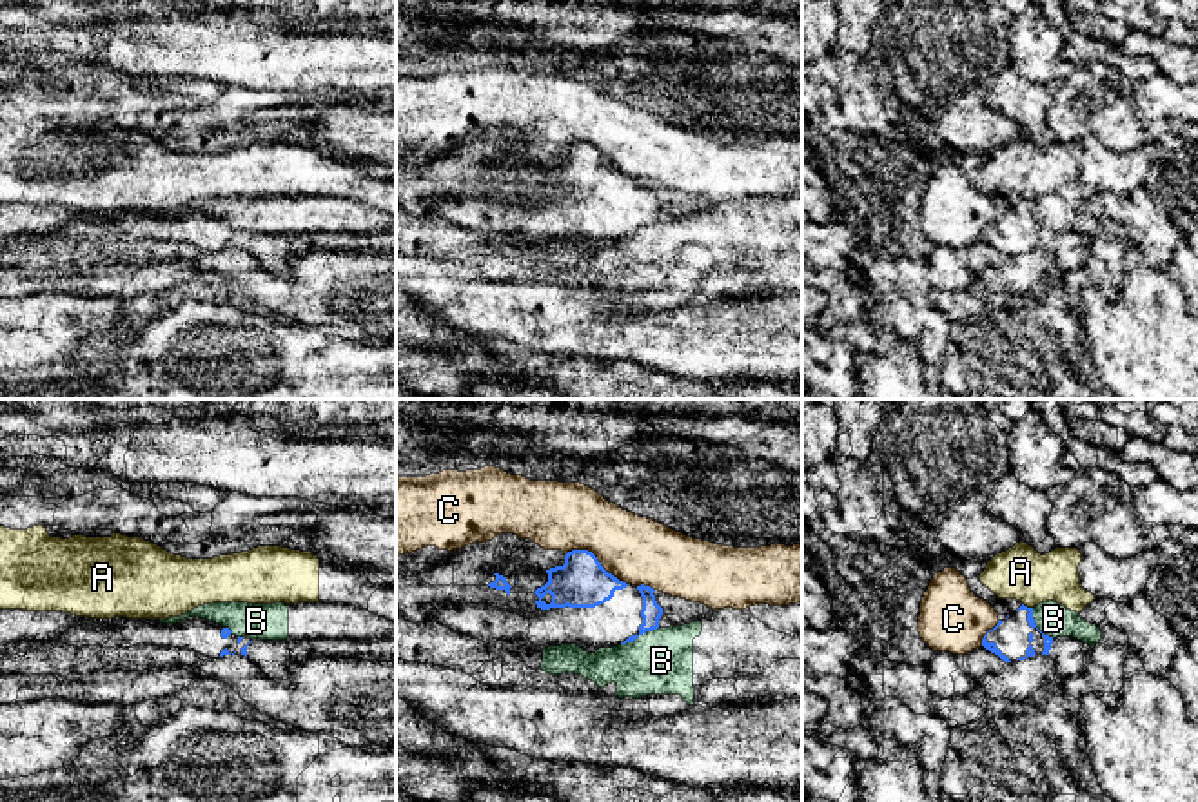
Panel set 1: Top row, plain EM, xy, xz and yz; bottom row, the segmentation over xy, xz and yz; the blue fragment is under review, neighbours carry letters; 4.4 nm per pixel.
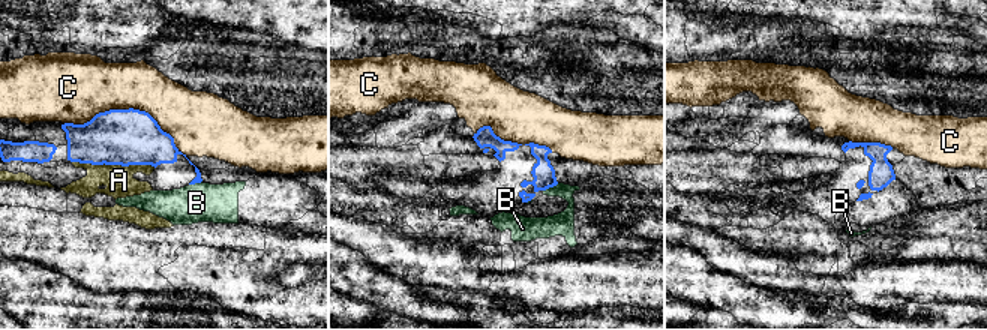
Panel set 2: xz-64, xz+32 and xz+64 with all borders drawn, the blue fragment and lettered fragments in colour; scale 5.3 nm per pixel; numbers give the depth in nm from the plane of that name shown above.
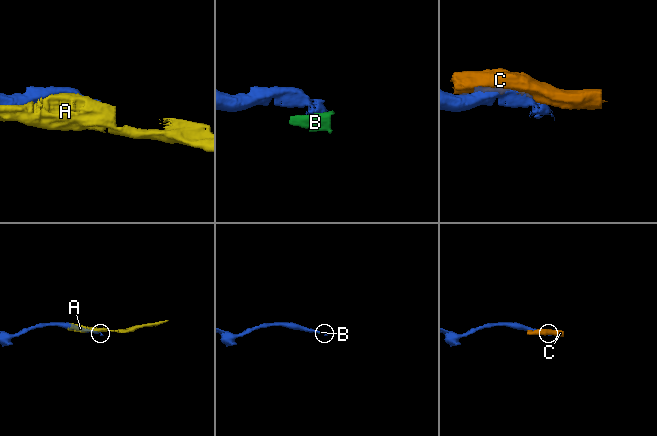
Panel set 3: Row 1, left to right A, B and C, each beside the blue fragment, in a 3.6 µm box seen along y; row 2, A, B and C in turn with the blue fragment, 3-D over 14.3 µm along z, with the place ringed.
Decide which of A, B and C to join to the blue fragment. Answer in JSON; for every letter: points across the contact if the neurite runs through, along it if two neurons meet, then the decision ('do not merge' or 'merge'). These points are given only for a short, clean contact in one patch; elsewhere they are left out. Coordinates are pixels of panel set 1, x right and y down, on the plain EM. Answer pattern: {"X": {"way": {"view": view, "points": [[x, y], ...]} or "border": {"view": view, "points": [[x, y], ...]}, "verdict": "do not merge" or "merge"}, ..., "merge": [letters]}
{"A": {"verdict": "do not merge"}, "B": {"border": {"view": "xz", "points": [[657, 220], [621, 238]]}, "verdict": "do not merge"}, "C": {"verdict": "do not merge"}, "merge": []}

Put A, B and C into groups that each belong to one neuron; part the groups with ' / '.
A / B / C

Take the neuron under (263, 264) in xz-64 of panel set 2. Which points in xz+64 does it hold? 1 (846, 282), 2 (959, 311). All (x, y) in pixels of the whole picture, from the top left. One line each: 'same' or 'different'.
1: same
2: different

